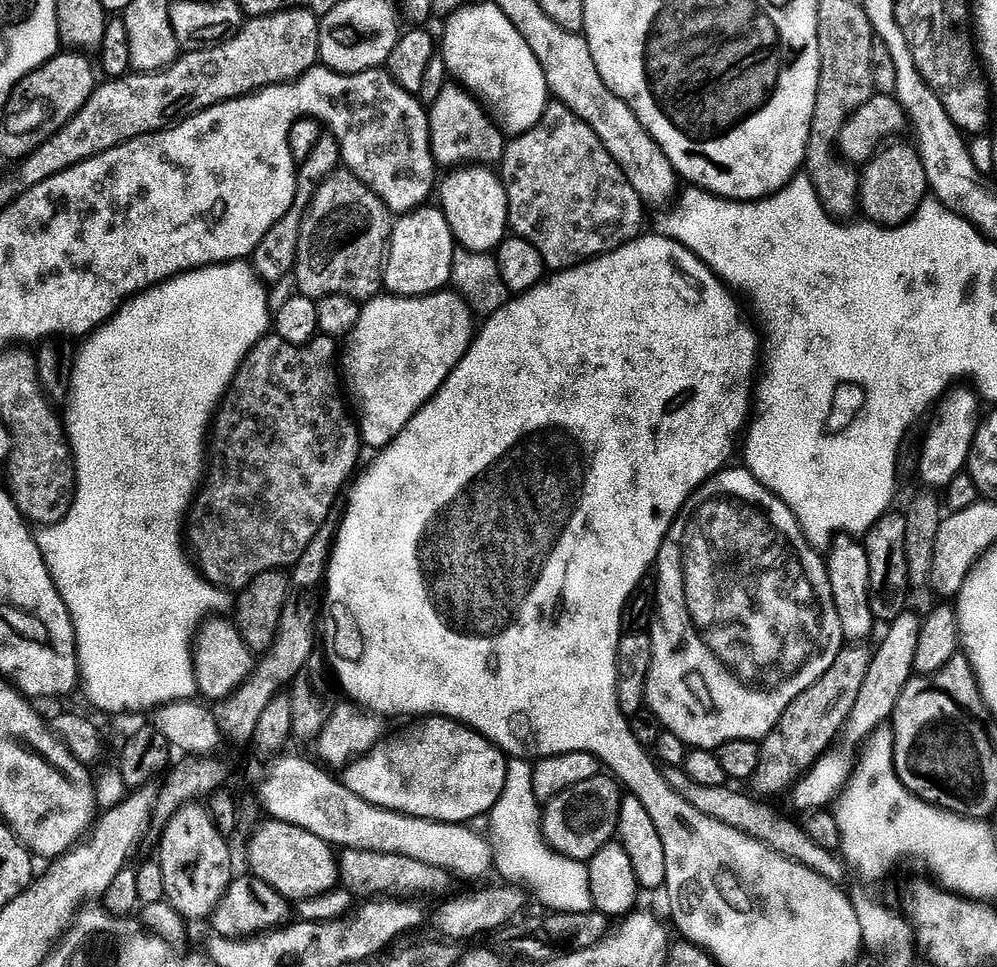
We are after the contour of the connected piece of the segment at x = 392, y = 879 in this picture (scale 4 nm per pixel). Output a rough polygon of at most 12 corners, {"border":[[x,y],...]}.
{"border":[[370,850],[339,853],[356,898],[420,898],[450,880],[440,868]]}

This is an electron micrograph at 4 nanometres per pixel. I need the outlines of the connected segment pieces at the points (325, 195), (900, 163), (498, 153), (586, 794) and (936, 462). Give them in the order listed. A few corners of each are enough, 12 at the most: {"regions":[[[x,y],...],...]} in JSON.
{"regions":[[[347,170],[304,211],[294,281],[367,302],[384,288],[373,189]],[[896,142],[863,165],[862,212],[907,224],[930,192],[919,151]],[[445,86],[427,109],[437,165],[503,161],[481,101]],[[597,774],[542,812],[544,839],[587,862],[613,843],[622,785]],[[971,387],[945,392],[920,452],[933,490],[965,471],[981,401]]]}

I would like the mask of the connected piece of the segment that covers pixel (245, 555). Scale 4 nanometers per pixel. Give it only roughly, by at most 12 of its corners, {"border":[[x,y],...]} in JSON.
{"border":[[261,338],[186,517],[217,588],[298,565],[362,441],[337,341]]}

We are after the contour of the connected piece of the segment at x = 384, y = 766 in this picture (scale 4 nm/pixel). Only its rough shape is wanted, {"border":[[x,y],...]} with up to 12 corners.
{"border":[[424,718],[342,775],[374,806],[464,824],[491,813],[505,753]]}

